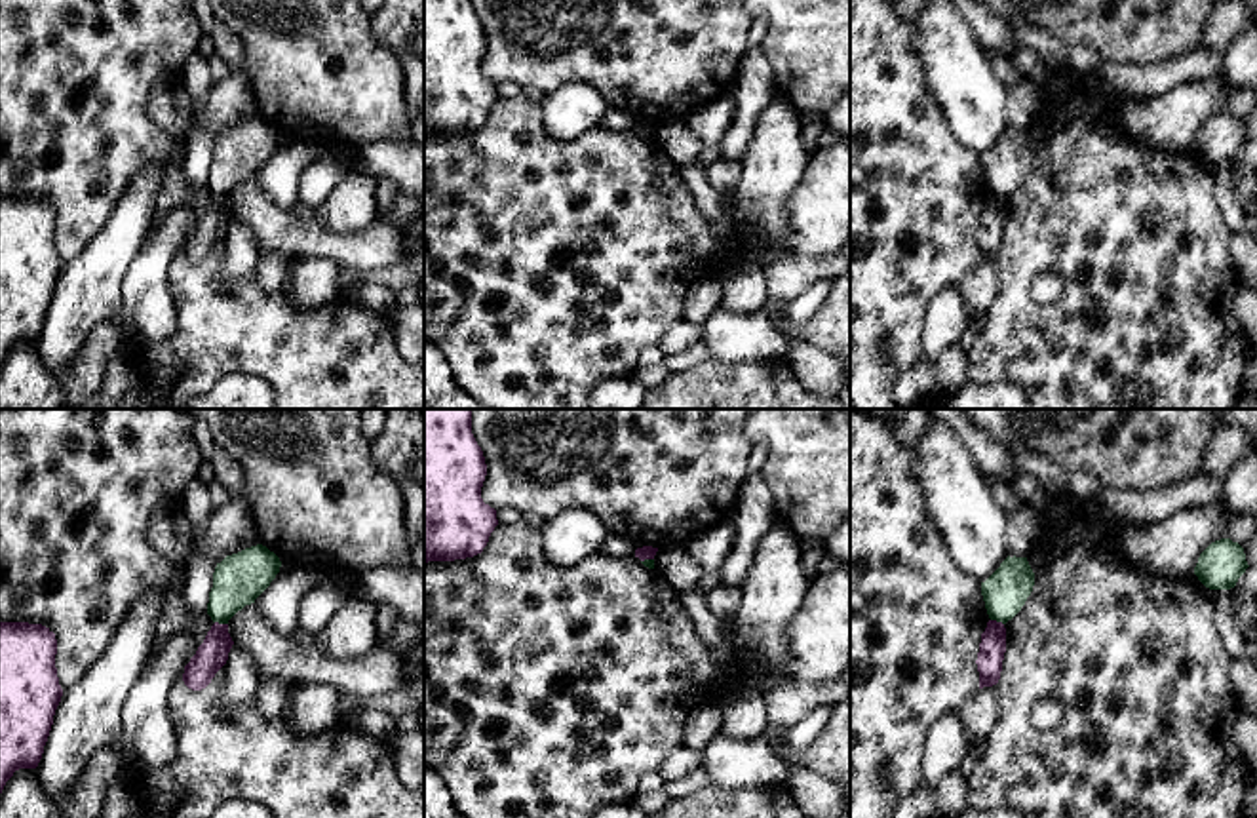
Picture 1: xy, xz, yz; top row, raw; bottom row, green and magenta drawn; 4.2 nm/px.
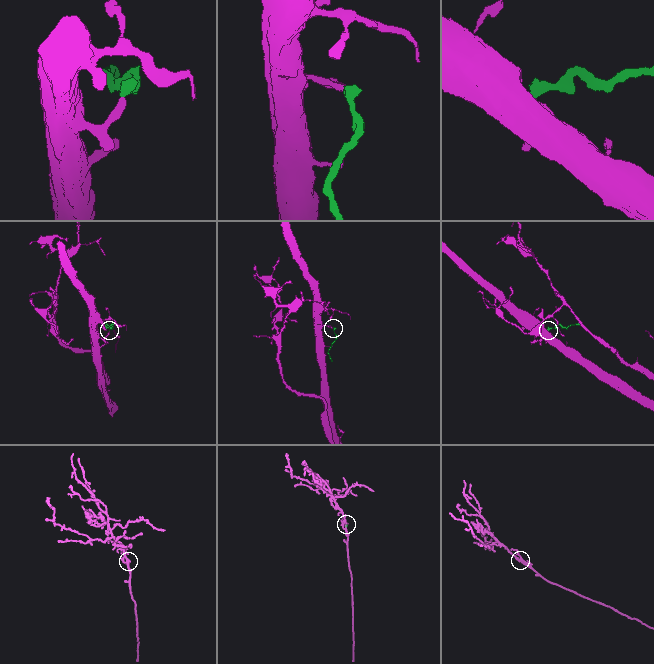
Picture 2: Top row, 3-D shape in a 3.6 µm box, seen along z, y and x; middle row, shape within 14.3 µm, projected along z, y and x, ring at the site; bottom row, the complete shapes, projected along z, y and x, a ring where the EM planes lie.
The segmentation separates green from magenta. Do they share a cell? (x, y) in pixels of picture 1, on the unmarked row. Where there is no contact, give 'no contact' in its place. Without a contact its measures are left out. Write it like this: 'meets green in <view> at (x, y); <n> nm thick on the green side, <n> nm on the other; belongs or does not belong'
meets green in xy at (221, 196); 220 nm thick on the green side, 140 nm on the other; does not belong

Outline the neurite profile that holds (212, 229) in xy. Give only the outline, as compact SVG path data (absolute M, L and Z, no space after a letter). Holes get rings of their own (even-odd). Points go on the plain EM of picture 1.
M215 196L196 228L184 240L184 259L192 264L205 263L215 247L226 238L232 219L228 198Z

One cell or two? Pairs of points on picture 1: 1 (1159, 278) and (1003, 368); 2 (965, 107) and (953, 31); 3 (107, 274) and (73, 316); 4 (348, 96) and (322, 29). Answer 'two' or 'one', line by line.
1: one
2: one
3: one
4: one

